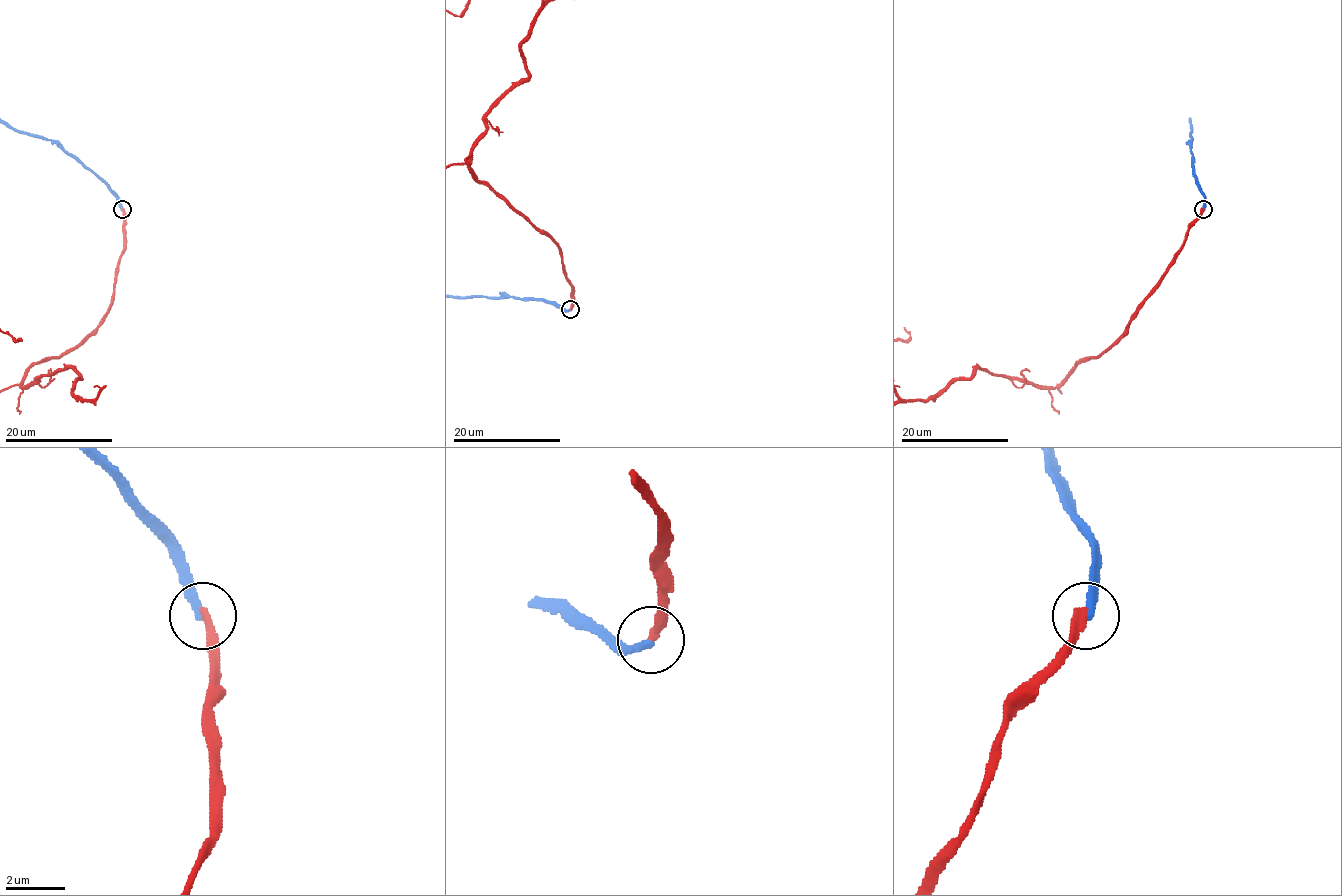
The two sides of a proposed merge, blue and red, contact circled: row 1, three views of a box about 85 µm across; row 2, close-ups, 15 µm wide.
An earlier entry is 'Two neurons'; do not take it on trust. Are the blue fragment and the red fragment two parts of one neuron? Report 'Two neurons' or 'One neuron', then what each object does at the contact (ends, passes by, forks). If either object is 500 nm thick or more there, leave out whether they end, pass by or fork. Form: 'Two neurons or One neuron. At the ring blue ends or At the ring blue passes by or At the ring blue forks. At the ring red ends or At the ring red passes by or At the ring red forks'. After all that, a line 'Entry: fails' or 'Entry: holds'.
Two neurons. At the ring blue ends. At the ring red ends
Entry: holds

